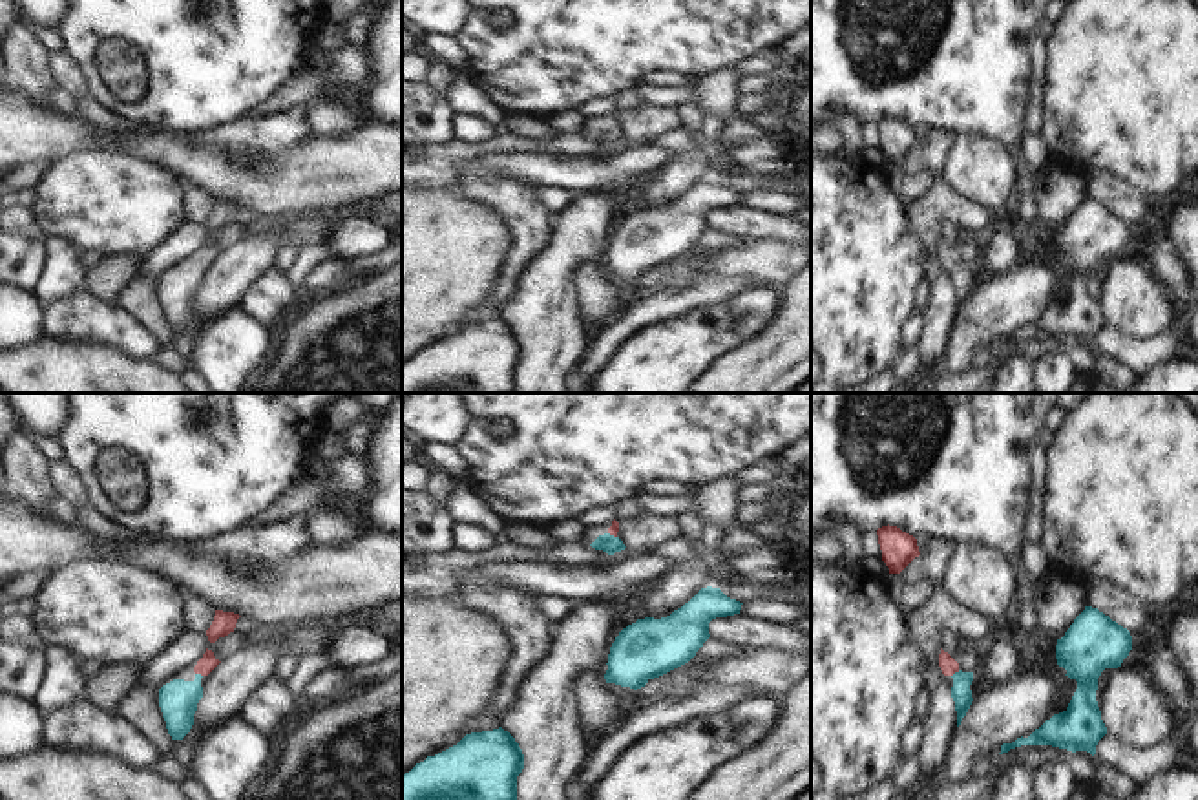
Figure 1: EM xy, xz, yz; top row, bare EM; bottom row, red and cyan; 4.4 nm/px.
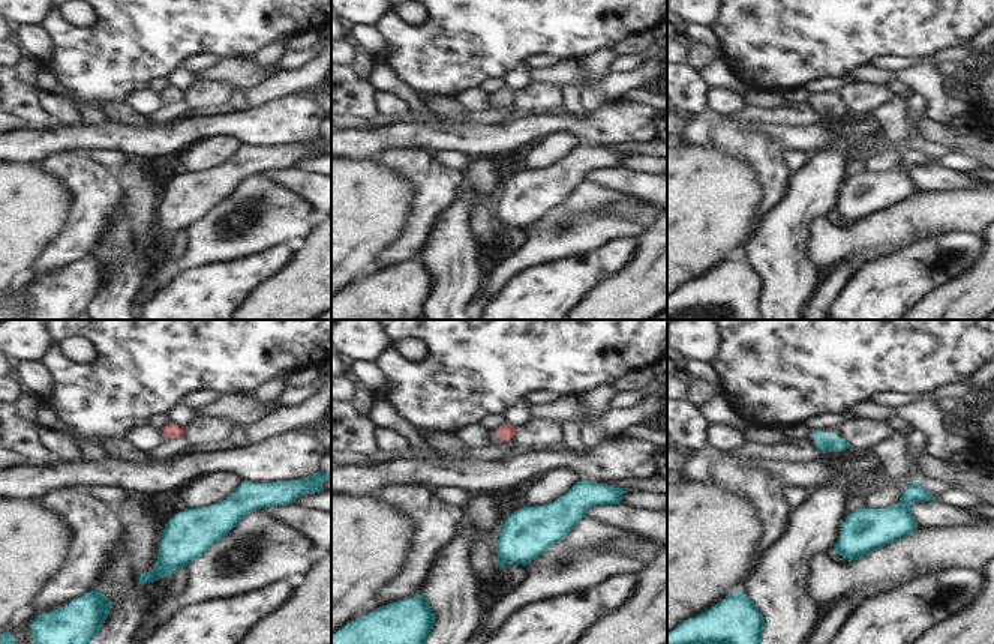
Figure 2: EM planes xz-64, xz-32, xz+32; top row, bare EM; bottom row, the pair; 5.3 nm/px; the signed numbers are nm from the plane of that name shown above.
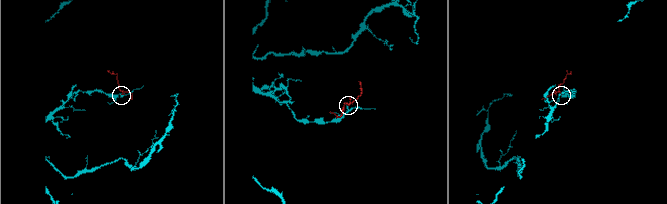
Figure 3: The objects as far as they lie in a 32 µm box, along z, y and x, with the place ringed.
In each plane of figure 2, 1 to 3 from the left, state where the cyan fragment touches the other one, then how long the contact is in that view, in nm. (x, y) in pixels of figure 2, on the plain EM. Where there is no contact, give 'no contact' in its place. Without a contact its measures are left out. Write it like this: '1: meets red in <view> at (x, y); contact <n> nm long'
1: no contact
2: no contact
3: no contact

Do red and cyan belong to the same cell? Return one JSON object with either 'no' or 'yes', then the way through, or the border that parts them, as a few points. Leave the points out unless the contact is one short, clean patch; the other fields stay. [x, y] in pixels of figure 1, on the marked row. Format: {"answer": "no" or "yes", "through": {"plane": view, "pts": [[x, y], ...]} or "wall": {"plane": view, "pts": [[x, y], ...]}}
{"answer": "yes", "through": {"plane": "yz", "pts": [[948, 665], [956, 671], [961, 680], [961, 693]]}}

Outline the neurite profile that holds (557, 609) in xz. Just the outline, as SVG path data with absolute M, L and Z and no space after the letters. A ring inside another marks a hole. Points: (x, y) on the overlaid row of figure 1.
M539 595L537 603L555 625L562 623L575 608L583 606L583 601L562 595Z

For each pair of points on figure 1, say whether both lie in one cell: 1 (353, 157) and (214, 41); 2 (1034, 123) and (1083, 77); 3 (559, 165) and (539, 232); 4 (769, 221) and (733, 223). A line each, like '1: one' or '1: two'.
1: two
2: two
3: two
4: one

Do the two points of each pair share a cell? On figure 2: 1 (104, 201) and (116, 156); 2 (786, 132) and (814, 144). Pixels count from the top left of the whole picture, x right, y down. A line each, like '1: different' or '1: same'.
1: different
2: same

